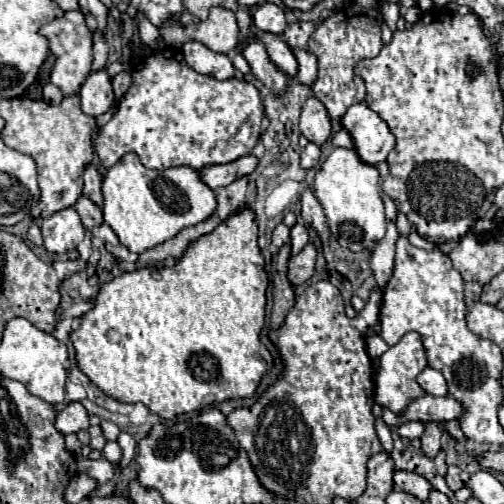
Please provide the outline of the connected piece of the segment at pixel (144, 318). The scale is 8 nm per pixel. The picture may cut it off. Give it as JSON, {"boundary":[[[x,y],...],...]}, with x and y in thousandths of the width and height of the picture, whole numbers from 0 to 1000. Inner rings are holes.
{"boundary":[[[494,411],[474,415],[466,427],[450,431],[446,438],[435,442],[435,450],[427,450],[427,458],[399,466],[391,478],[379,478],[371,498],[363,502],[363,510],[343,530],[319,530],[319,534],[288,530],[288,534],[272,534],[260,542],[244,542],[244,546],[204,562],[192,589],[181,593],[185,609],[173,621],[165,621],[161,645],[149,657],[141,657],[141,677],[149,688],[157,736],[165,736],[181,752],[181,760],[192,764],[208,784],[216,784],[240,800],[284,800],[300,819],[315,823],[319,831],[339,831],[343,823],[375,819],[375,815],[399,812],[399,808],[403,812],[415,802],[421,806],[446,792],[502,784],[510,760],[518,756],[522,740],[534,732],[534,720],[538,720],[538,700],[514,677],[514,657],[522,653],[522,641],[526,641],[526,573],[530,573],[526,514],[510,486],[510,435]]]}

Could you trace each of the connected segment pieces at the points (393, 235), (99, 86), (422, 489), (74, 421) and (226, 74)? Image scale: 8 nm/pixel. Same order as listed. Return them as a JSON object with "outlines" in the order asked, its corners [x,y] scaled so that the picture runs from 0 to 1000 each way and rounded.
{"outlines":[[[[768,438],[768,462],[764,470],[740,490],[736,510],[736,534],[748,554],[748,565],[760,573],[776,550],[780,538],[780,514],[784,514],[784,478],[788,478],[788,450],[780,438]]],[[[212,137],[181,141],[165,161],[157,188],[161,188],[161,216],[173,228],[192,232],[208,224],[224,204],[224,177],[220,177],[220,157],[212,149]]],[[[784,935],[780,954],[784,954],[784,970],[815,978],[835,994],[847,994],[851,978],[859,974],[855,958],[843,946],[827,942],[827,938],[815,938],[815,935]]],[[[133,800],[133,808],[121,819],[113,819],[109,851],[125,863],[177,851],[177,823],[169,808],[161,800]]],[[[391,81],[367,85],[363,109],[367,109],[367,121],[387,141],[395,141],[399,149],[419,149],[431,157],[454,157],[466,145],[450,109],[435,109],[435,105],[419,101],[415,93],[407,93],[403,85],[391,85]]]]}

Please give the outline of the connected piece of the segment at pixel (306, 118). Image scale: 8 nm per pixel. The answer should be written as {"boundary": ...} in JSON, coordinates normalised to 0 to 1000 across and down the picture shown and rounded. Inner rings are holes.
{"boundary":[[[613,192],[601,224],[597,224],[597,244],[593,244],[597,268],[605,268],[613,280],[641,288],[653,268],[657,268],[657,240],[649,228],[645,208],[629,192]]]}

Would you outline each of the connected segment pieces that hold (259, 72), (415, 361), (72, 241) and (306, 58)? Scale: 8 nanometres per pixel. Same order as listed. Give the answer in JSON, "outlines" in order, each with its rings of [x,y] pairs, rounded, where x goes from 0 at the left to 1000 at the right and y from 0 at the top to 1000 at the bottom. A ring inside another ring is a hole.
{"outlines":[[[[502,73],[486,93],[482,93],[482,113],[490,117],[498,145],[522,161],[542,185],[562,185],[569,169],[569,149],[550,137],[546,125],[538,125],[530,97],[522,93],[522,81],[514,73]]],[[[808,661],[796,669],[796,677],[780,688],[772,688],[756,712],[752,712],[752,736],[744,748],[744,800],[752,800],[764,812],[776,812],[780,819],[796,819],[819,792],[831,792],[843,784],[843,776],[827,764],[827,744],[847,728],[843,692],[835,685],[835,673],[827,661]]],[[[145,411],[113,419],[81,438],[89,494],[101,502],[133,502],[153,494],[169,470],[169,450]]],[[[581,97],[581,109],[589,113],[589,125],[593,125],[593,141],[589,141],[593,165],[621,169],[621,161],[629,153],[629,117],[625,117],[625,109],[605,101],[605,97]]]]}

